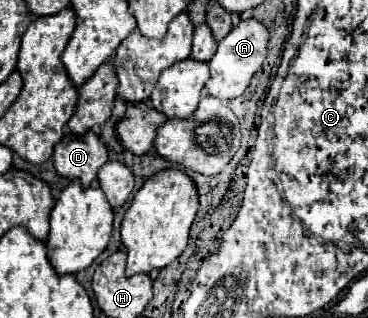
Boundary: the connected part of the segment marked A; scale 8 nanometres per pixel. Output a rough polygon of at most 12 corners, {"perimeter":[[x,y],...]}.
{"perimeter":[[241,20],[209,62],[207,94],[233,100],[267,58],[269,30]]}

